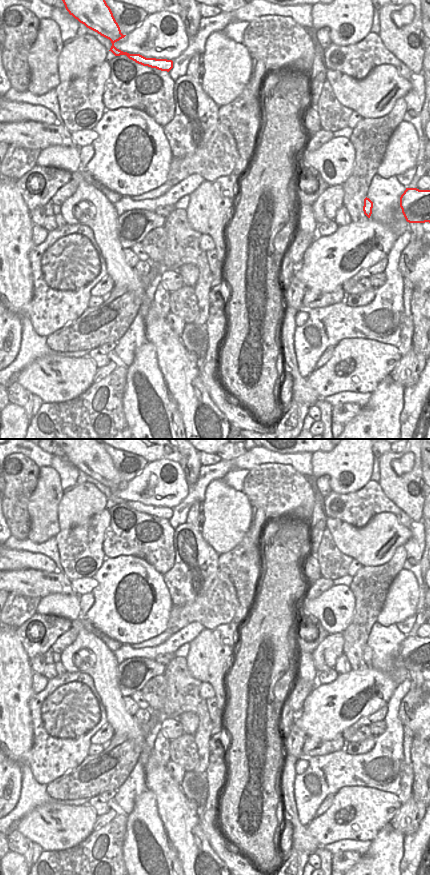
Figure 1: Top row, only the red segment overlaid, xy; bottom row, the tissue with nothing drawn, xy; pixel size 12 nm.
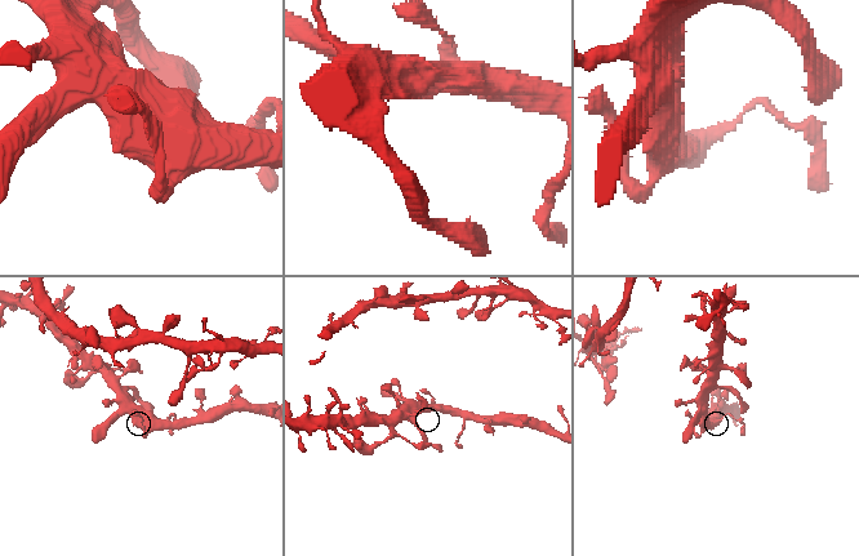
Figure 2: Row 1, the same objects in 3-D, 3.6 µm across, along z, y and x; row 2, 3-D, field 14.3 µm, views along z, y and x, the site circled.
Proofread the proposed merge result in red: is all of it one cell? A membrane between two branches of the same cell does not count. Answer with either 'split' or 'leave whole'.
leave whole

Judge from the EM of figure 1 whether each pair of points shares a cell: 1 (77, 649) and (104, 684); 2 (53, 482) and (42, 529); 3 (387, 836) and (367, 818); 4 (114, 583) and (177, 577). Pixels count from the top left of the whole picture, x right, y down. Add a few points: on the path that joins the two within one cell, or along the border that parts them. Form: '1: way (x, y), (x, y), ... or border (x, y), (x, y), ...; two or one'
1: way (79, 658), (96, 675); one
2: way (47, 494), (43, 502), (43, 517); one
3: border (388, 822), (371, 840); two
4: border (162, 575), (172, 600); two

